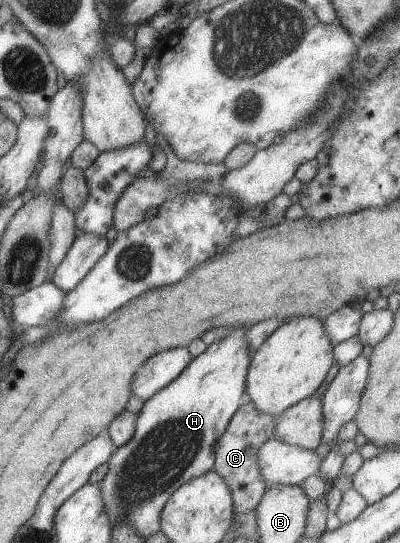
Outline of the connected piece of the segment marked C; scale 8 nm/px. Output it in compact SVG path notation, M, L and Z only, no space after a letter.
M244 393L244 398L241 403L241 407L234 413L234 416L230 419L227 424L224 433L218 439L215 448L215 463L213 466L213 471L217 472L223 477L223 481L227 484L228 490L231 494L231 503L233 510L236 514L244 514L245 512L250 512L255 510L262 498L262 495L266 492L268 488L266 483L263 482L263 478L259 473L259 468L257 465L257 454L258 449L267 441L273 438L275 431L275 418L262 414L255 411L253 404L246 398L246 393Z

